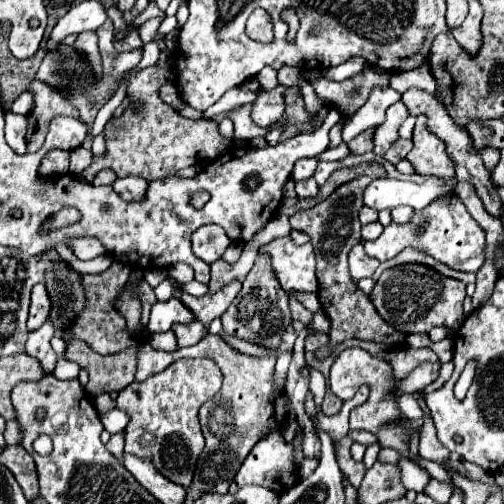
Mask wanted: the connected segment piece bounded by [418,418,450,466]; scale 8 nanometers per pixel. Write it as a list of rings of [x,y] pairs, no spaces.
[[[424,418],[424,426],[422,426],[422,438],[420,438],[420,456],[426,460],[434,460],[436,464],[444,466],[444,456],[450,456],[448,450],[440,444],[440,440],[436,438],[436,430],[432,426],[432,422],[428,418]]]

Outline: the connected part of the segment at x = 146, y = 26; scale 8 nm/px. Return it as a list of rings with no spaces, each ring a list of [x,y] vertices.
[[[152,18],[152,20],[146,20],[142,26],[140,26],[140,36],[142,36],[142,42],[150,42],[156,38],[156,30],[160,26],[160,18]]]

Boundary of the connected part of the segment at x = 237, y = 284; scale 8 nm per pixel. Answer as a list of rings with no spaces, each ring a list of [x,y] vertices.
[[[232,280],[220,292],[214,292],[214,294],[204,296],[204,298],[196,298],[196,296],[190,296],[190,294],[182,291],[177,291],[174,296],[180,298],[182,304],[188,306],[194,312],[196,320],[200,320],[202,324],[208,326],[214,318],[224,314],[224,310],[232,304],[232,300],[240,292],[240,288],[242,288],[242,282],[240,280]]]

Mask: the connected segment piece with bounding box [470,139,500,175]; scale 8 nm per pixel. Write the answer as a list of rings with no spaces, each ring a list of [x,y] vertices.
[[[472,139],[470,144],[470,149],[473,153],[479,155],[482,158],[486,169],[491,175],[493,169],[496,167],[496,165],[500,160],[500,151],[493,147],[490,147],[490,149],[486,148],[486,149],[476,150],[473,146]]]

